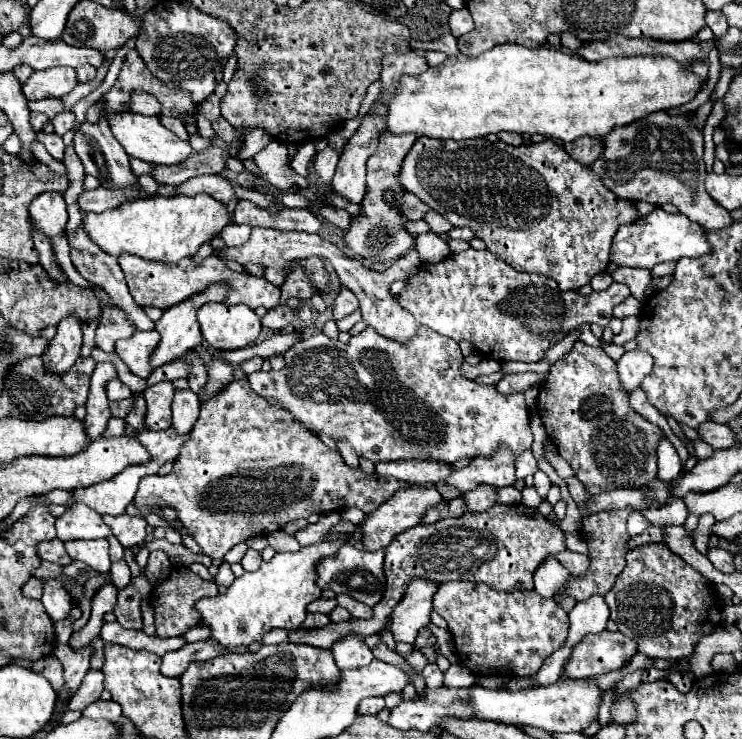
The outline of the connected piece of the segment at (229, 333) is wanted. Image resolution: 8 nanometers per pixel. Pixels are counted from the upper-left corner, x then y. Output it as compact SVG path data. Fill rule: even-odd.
M204 304L198 312L204 340L216 350L244 348L260 334L260 318L244 304Z

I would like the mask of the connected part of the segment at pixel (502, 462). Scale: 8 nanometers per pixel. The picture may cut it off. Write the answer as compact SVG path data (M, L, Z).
M500 448L490 458L476 458L468 466L454 470L446 480L444 486L456 488L460 494L470 492L478 486L490 486L490 488L504 488L512 486L516 482L514 476L514 456L508 448Z

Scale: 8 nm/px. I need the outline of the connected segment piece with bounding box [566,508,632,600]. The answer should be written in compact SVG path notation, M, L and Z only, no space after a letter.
M624 508L624 510L616 510L616 512L592 514L582 520L580 534L584 536L584 540L590 548L590 570L580 578L572 576L572 580L566 588L566 594L570 594L576 600L586 600L592 594L606 594L614 586L616 576L626 566L624 554L626 554L626 542L630 538L626 532L626 518L630 512L632 512L632 508Z

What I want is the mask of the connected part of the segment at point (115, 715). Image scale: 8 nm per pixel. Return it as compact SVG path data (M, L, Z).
M98 700L94 704L90 704L84 712L82 712L84 718L92 718L92 720L108 720L108 722L118 722L122 718L122 710L120 710L120 704L116 702L104 702L104 700Z

